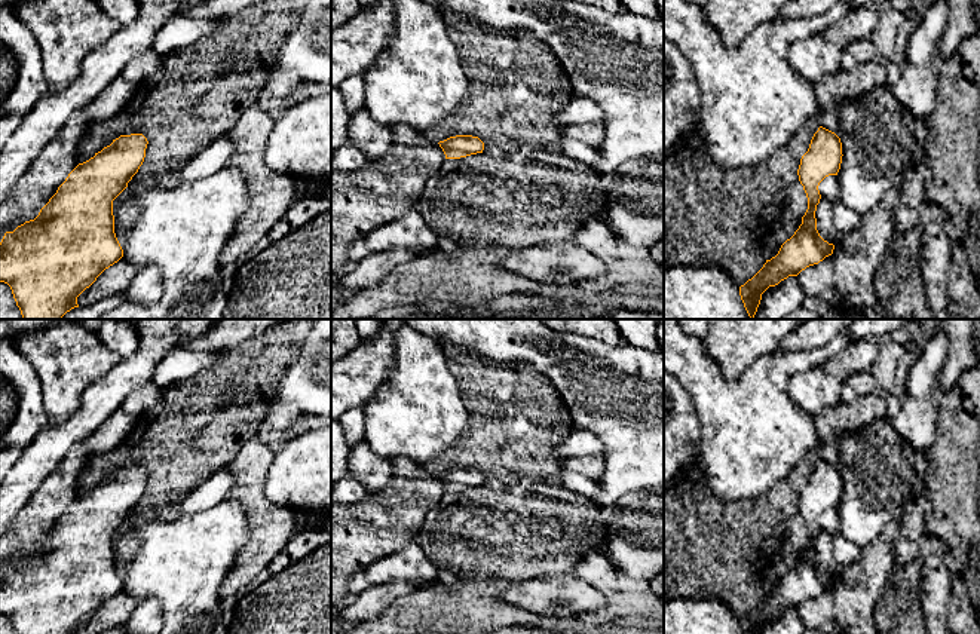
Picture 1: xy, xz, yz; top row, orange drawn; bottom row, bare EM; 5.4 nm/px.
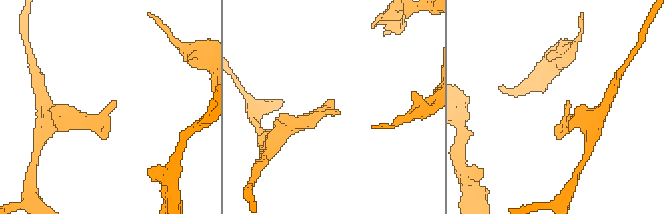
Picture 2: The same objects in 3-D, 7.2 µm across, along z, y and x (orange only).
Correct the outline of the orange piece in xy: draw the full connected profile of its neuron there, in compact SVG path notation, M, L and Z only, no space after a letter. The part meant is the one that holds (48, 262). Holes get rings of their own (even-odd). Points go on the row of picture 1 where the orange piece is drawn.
M143 134L120 135L79 163L34 220L0 242L0 282L10 287L24 319L61 319L79 307L77 297L123 257L114 233L113 200L128 187L146 157Z

